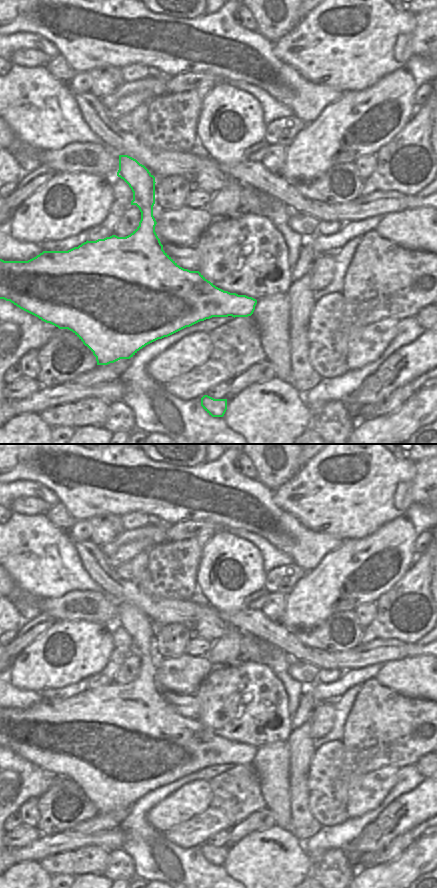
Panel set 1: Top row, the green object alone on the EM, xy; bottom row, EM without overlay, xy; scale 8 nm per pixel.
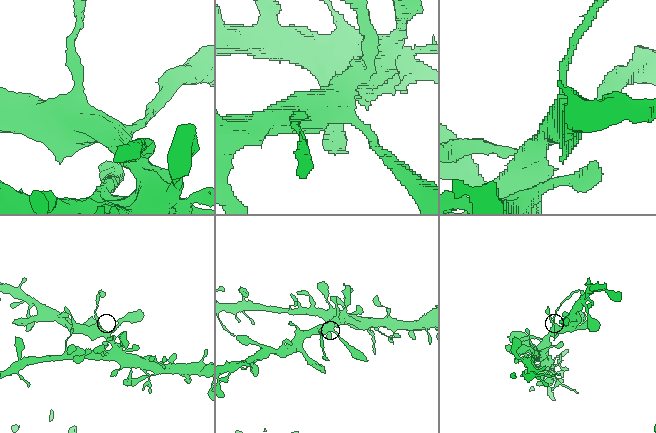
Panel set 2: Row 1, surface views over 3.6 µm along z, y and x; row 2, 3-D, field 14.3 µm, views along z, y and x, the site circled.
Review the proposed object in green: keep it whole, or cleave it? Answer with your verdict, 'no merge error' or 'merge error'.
merge error

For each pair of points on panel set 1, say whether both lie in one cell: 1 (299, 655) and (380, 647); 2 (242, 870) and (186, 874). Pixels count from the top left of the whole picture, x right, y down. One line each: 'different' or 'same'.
1: same
2: different

